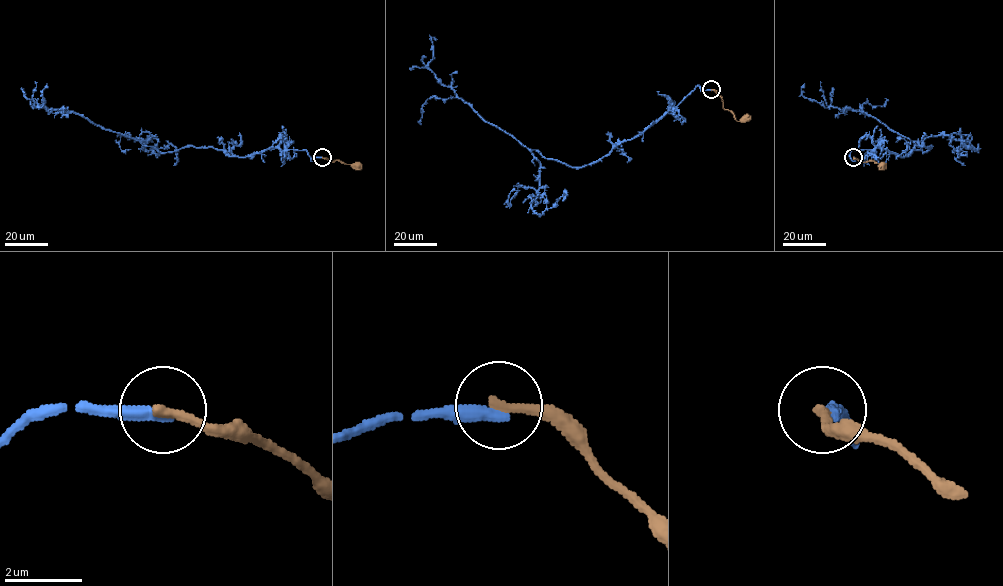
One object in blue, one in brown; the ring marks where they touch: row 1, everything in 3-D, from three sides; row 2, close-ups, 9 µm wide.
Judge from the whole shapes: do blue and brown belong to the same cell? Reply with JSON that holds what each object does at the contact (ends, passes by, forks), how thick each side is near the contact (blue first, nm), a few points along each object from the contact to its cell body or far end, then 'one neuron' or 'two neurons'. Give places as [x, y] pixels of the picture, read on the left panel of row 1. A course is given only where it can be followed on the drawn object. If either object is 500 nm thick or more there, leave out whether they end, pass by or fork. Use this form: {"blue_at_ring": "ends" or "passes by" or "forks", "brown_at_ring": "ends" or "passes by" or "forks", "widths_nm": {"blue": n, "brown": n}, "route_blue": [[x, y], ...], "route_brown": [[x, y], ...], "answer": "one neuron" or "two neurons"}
{"blue_at_ring": "ends", "brown_at_ring": "ends", "widths_nm": {"blue": 360, "brown": 280}, "route_blue": [[322, 157], [277, 148], [242, 157], [209, 147], [158, 152], [78, 114], [39, 107], [47, 83]], "route_brown": [[322, 157], [356, 165]], "answer": "one neuron"}

